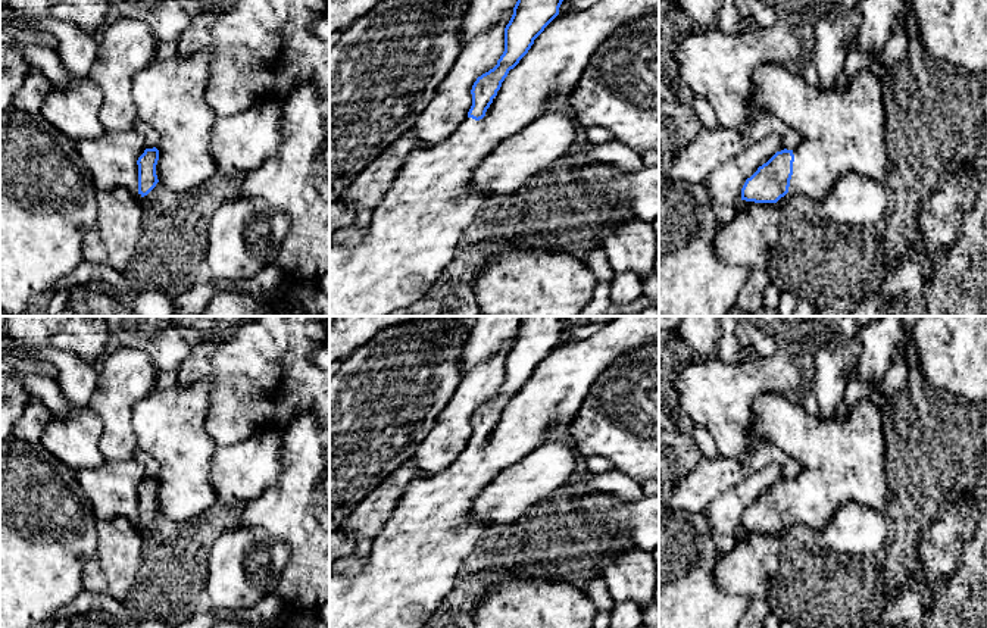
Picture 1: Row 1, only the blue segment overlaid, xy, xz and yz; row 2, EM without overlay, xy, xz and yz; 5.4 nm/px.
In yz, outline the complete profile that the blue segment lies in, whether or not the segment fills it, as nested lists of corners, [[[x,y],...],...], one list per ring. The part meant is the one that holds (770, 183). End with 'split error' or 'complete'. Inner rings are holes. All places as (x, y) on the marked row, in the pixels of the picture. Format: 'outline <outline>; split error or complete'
outline [[[758,65],[753,74],[752,103],[797,131],[800,144],[793,150],[777,151],[759,166],[746,179],[741,200],[777,203],[785,194],[800,194],[822,201],[847,172],[883,182],[893,171],[887,151],[883,93],[883,78],[868,71],[860,71],[846,90],[837,90],[815,87],[800,74],[793,74],[781,65]]]; split error

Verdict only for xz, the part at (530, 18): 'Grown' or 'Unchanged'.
Grown

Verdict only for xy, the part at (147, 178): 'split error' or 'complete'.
split error

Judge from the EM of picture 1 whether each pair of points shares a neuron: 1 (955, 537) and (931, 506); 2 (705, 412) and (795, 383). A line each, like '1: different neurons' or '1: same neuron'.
1: different neurons
2: same neuron

